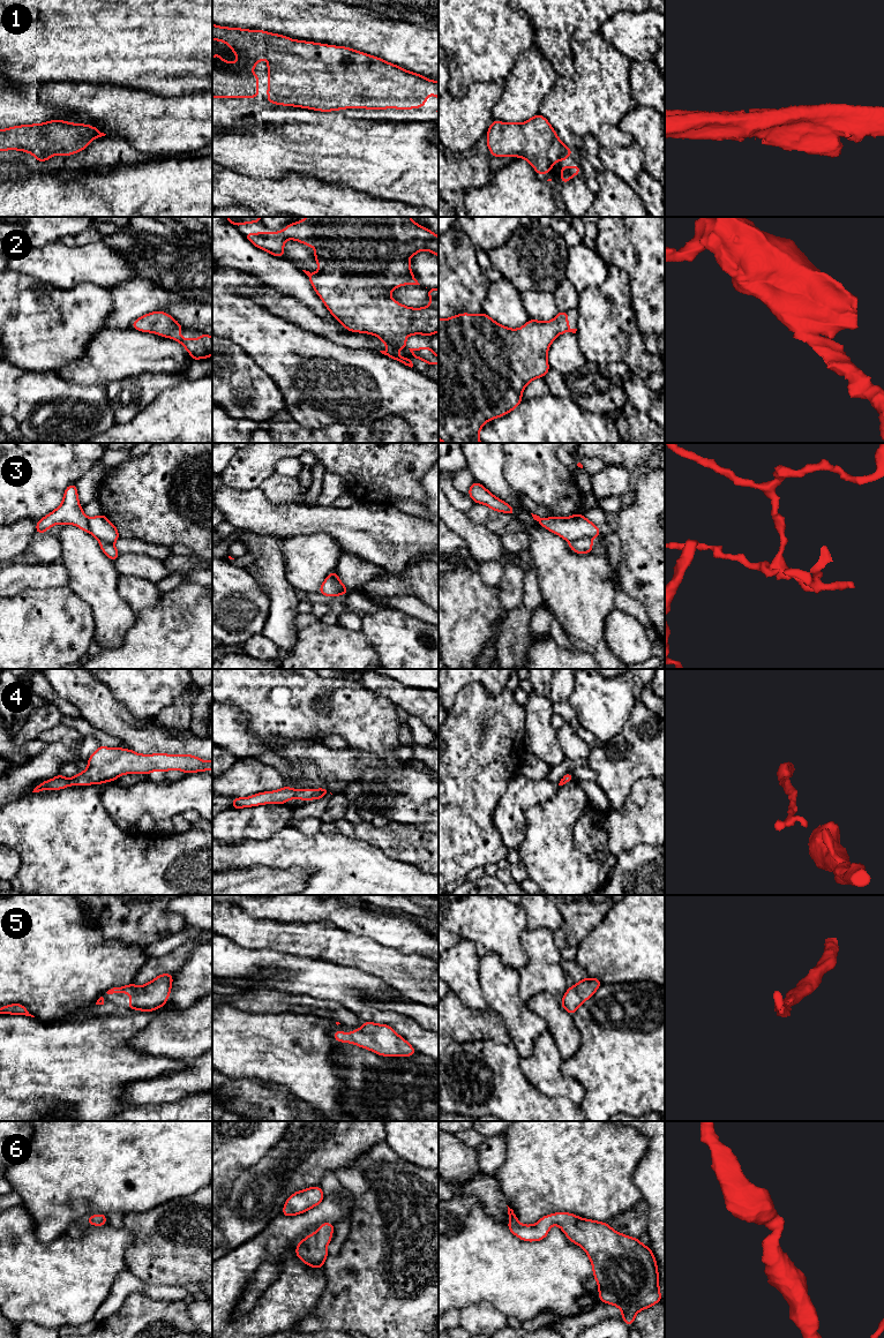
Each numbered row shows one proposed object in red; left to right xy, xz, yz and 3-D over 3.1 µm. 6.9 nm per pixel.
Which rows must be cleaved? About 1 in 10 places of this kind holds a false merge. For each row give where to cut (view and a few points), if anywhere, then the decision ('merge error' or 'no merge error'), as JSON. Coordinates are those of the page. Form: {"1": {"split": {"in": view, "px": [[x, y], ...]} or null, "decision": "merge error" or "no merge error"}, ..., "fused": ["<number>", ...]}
{"1": {"split": null, "decision": "no merge error"}, "2": {"split": null, "decision": "no merge error"}, "3": {"split": {"in": "yz", "px": [[590, 538], [579, 538], [570, 543]]}, "decision": "merge error"}, "4": {"split": null, "decision": "no merge error"}, "5": {"split": null, "decision": "no merge error"}, "6": {"split": null, "decision": "no merge error"}, "fused": ["3"]}

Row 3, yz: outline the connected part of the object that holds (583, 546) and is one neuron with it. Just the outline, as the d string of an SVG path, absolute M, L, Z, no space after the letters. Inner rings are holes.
M583 538L575 542L571 542L569 548L577 554L592 553L592 540L590 538Z

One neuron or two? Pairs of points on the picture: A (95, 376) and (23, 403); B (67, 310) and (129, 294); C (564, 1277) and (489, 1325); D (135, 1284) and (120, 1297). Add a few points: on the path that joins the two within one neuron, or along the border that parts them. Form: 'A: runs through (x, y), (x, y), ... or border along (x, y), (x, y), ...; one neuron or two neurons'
A: border along (53, 371), (66, 382), (80, 386); two neurons
B: border along (106, 288), (111, 298), (109, 325); two neurons
C: border along (480, 1302), (493, 1303), (507, 1317); two neurons
D: runs through (132, 1285), (124, 1293); one neuron

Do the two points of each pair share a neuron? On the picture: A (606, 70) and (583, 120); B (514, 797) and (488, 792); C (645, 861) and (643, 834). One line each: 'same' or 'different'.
A: same
B: different
C: different

